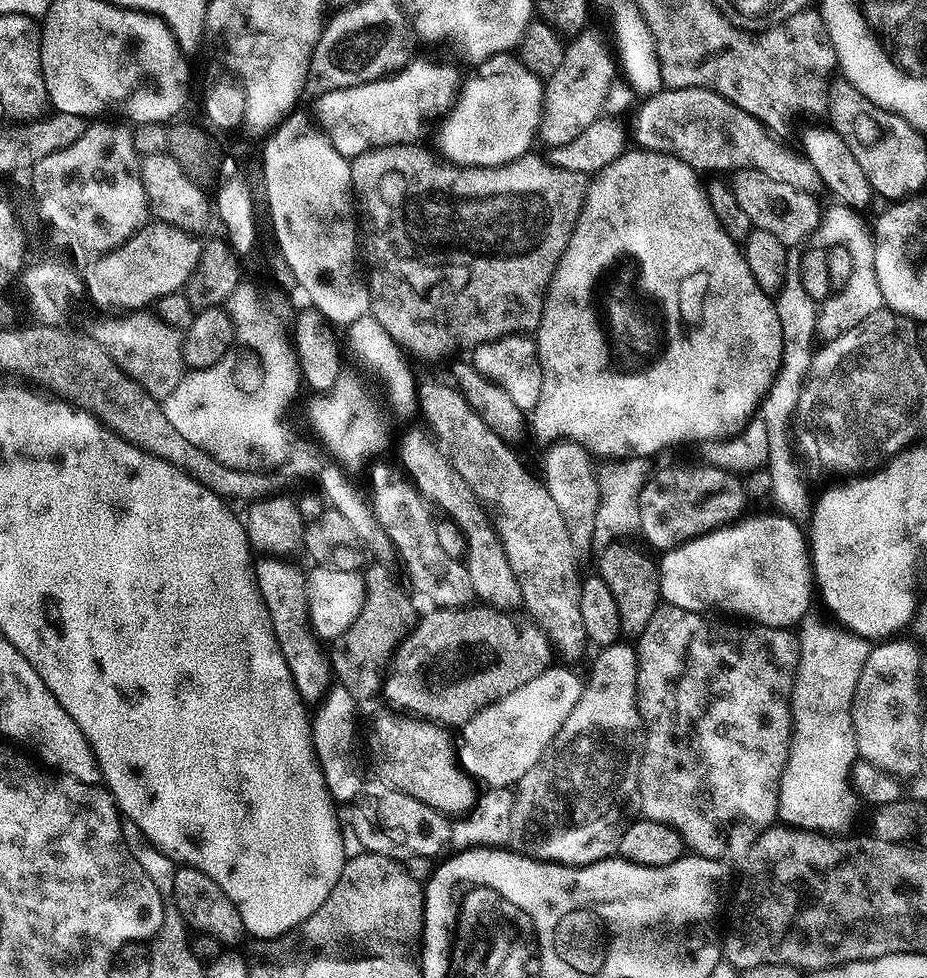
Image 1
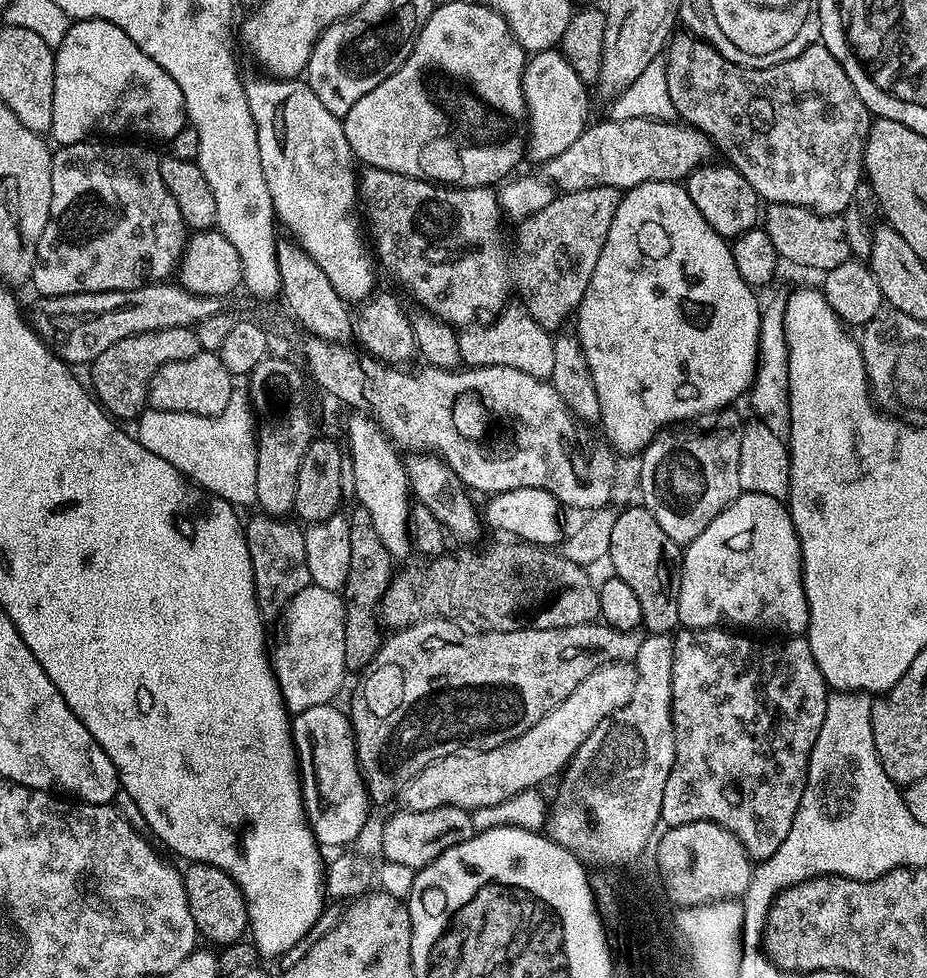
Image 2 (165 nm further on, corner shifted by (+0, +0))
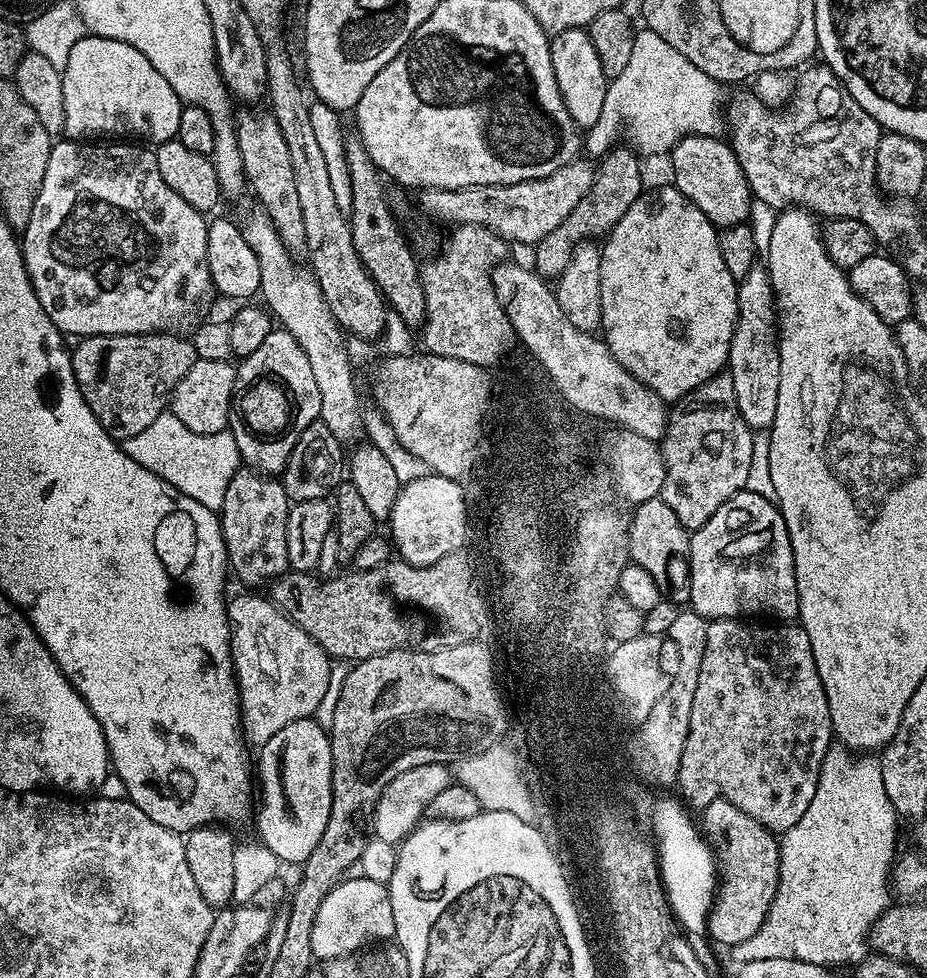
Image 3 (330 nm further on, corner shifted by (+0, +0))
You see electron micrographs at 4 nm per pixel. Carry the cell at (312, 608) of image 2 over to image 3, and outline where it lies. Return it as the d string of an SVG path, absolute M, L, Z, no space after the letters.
M260 594L236 596L227 601L228 625L232 631L232 671L240 688L240 722L242 735L249 745L263 746L278 734L278 730L288 728L290 722L298 722L315 717L318 706L328 689L332 677L333 661L324 652L319 642L300 628L272 601Z

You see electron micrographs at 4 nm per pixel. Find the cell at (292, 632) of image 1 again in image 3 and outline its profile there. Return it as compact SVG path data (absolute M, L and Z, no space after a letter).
M241 470L230 478L230 486L226 490L226 498L218 509L220 529L228 555L228 566L233 577L236 576L244 584L249 584L249 589L256 590L259 584L268 586L272 581L289 571L288 555L286 554L286 518L290 501L281 481L271 475L255 470Z

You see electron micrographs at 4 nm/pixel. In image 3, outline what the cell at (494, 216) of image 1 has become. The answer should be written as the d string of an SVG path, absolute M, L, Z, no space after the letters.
M613 147L604 153L595 169L590 190L582 198L582 202L578 202L578 206L570 210L562 226L554 226L554 230L550 230L550 234L546 234L546 238L542 238L539 244L535 245L534 271L537 275L543 278L559 278L562 270L566 270L566 262L570 262L576 247L595 241L595 236L607 237L618 218L622 218L622 214L626 214L626 210L630 210L630 206L634 206L641 192L645 191L646 183L644 184L644 176L640 173L641 157L631 147L620 147Z

